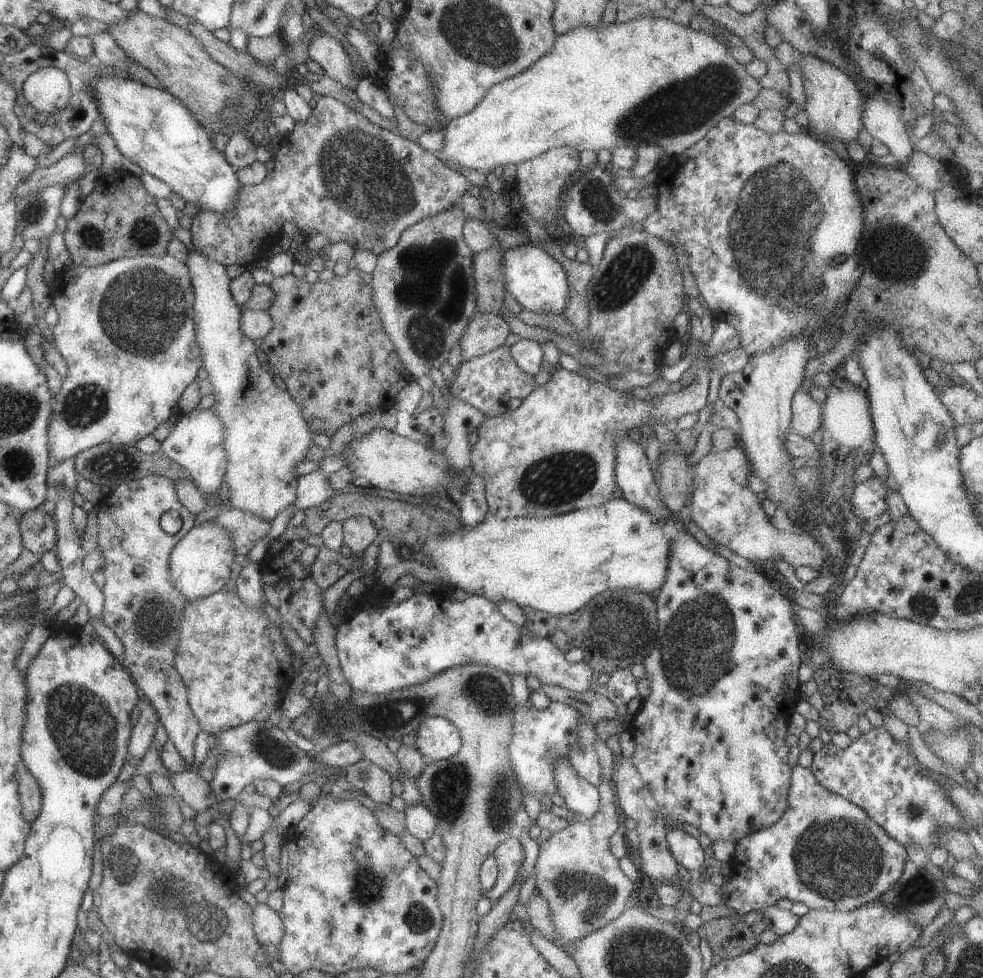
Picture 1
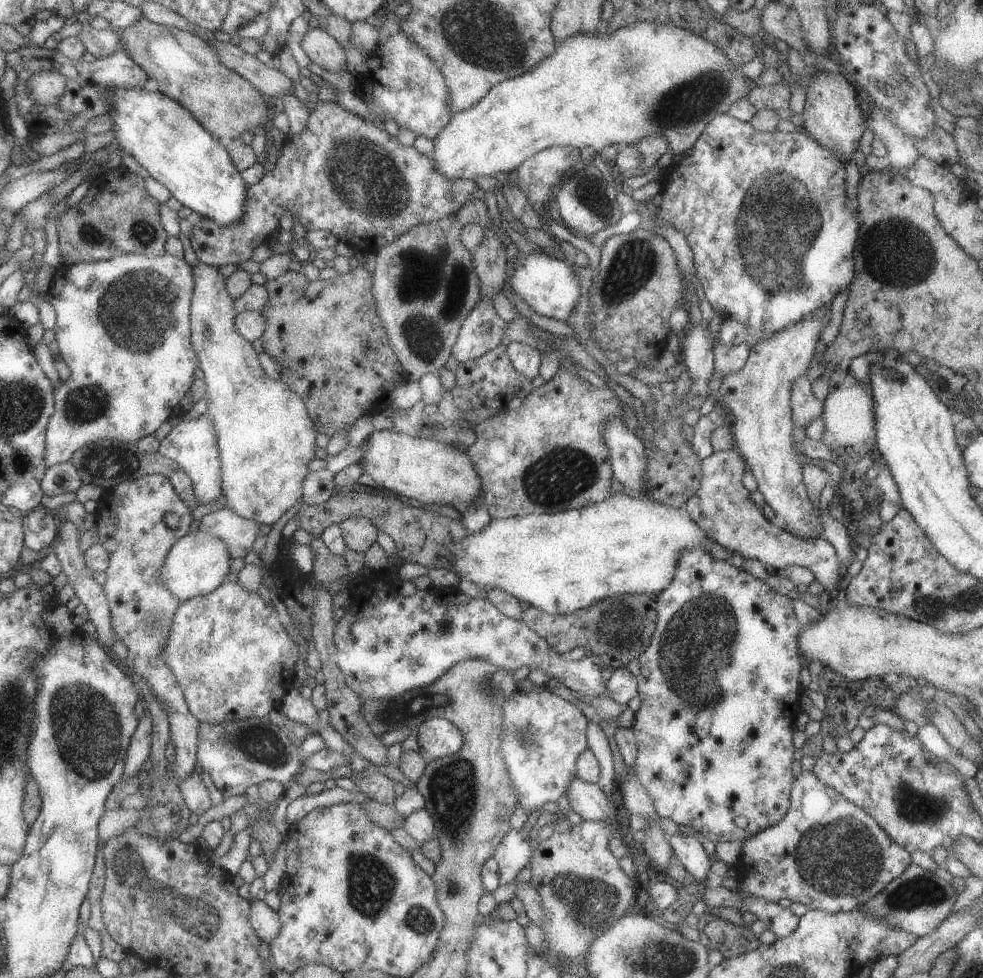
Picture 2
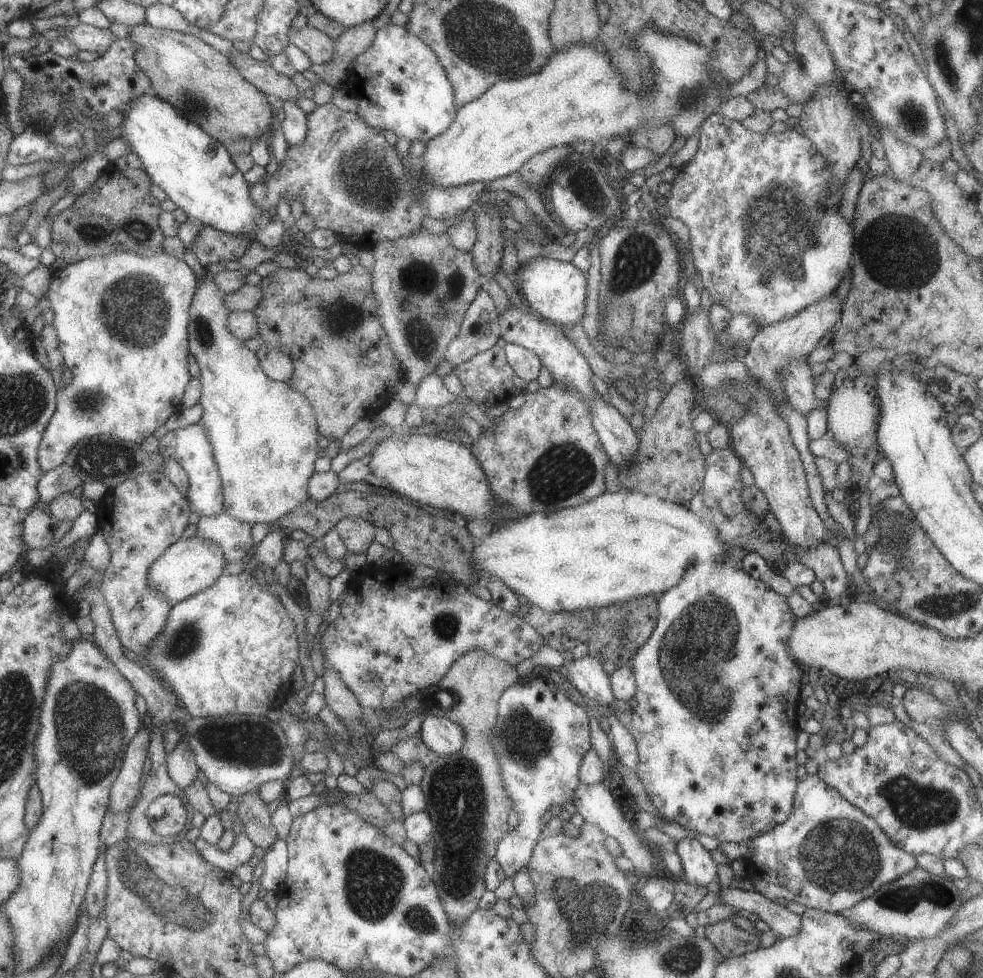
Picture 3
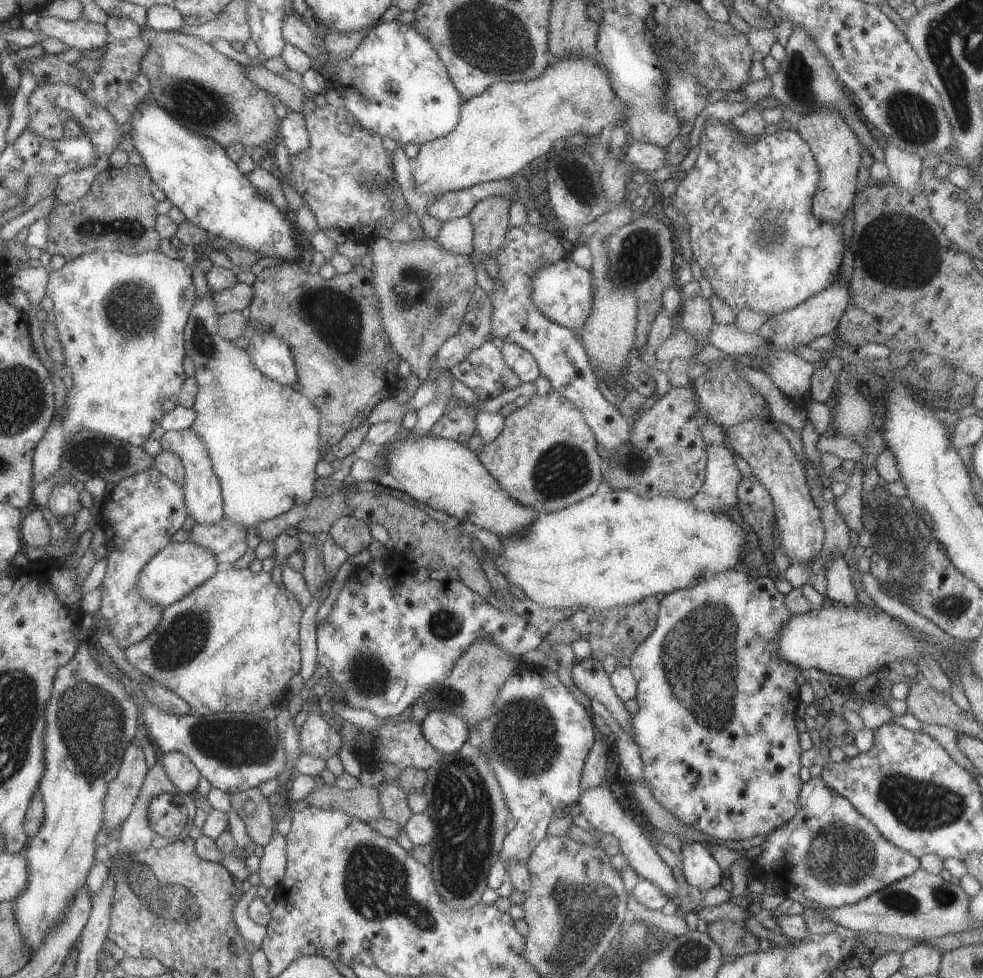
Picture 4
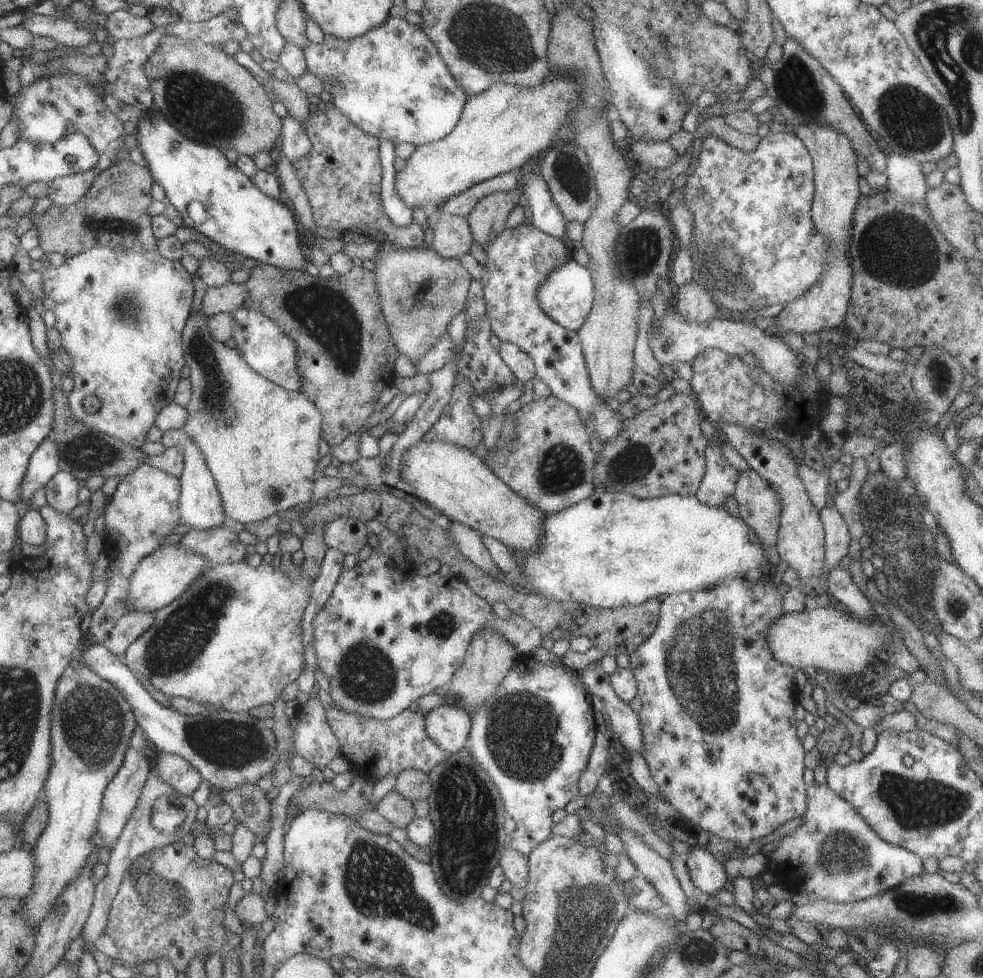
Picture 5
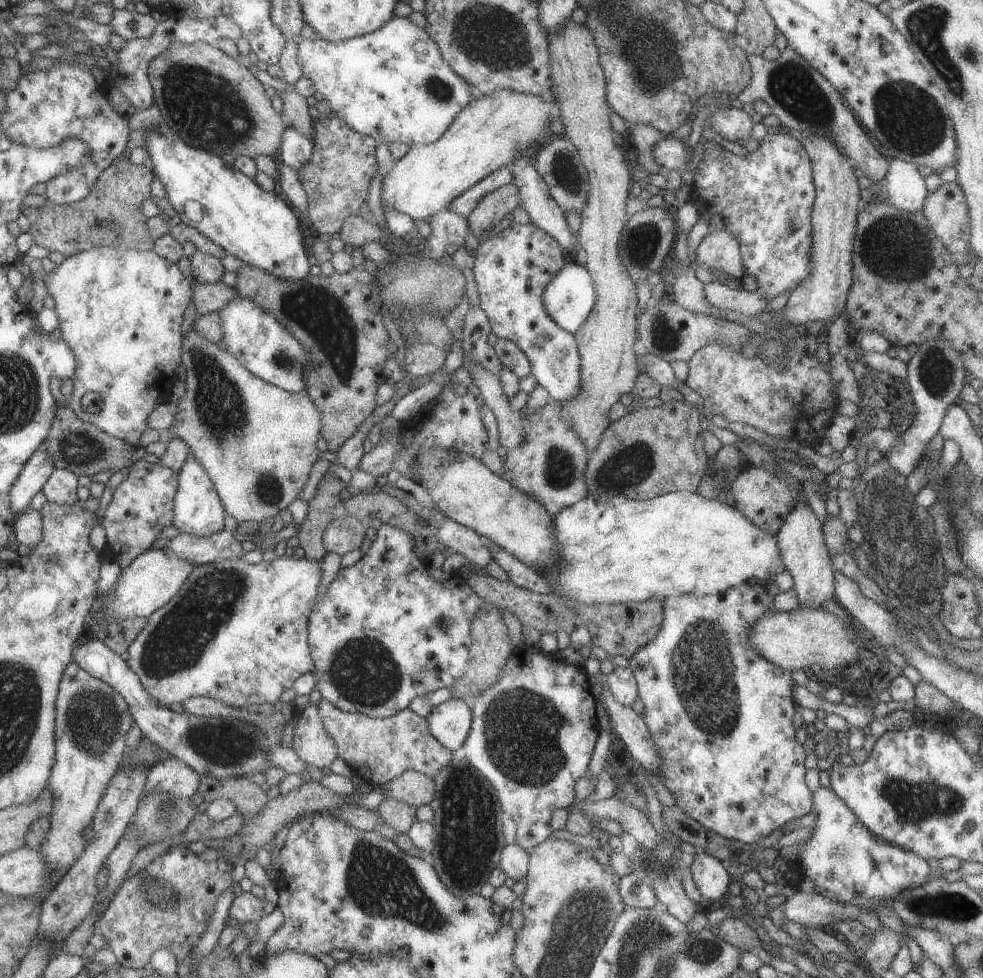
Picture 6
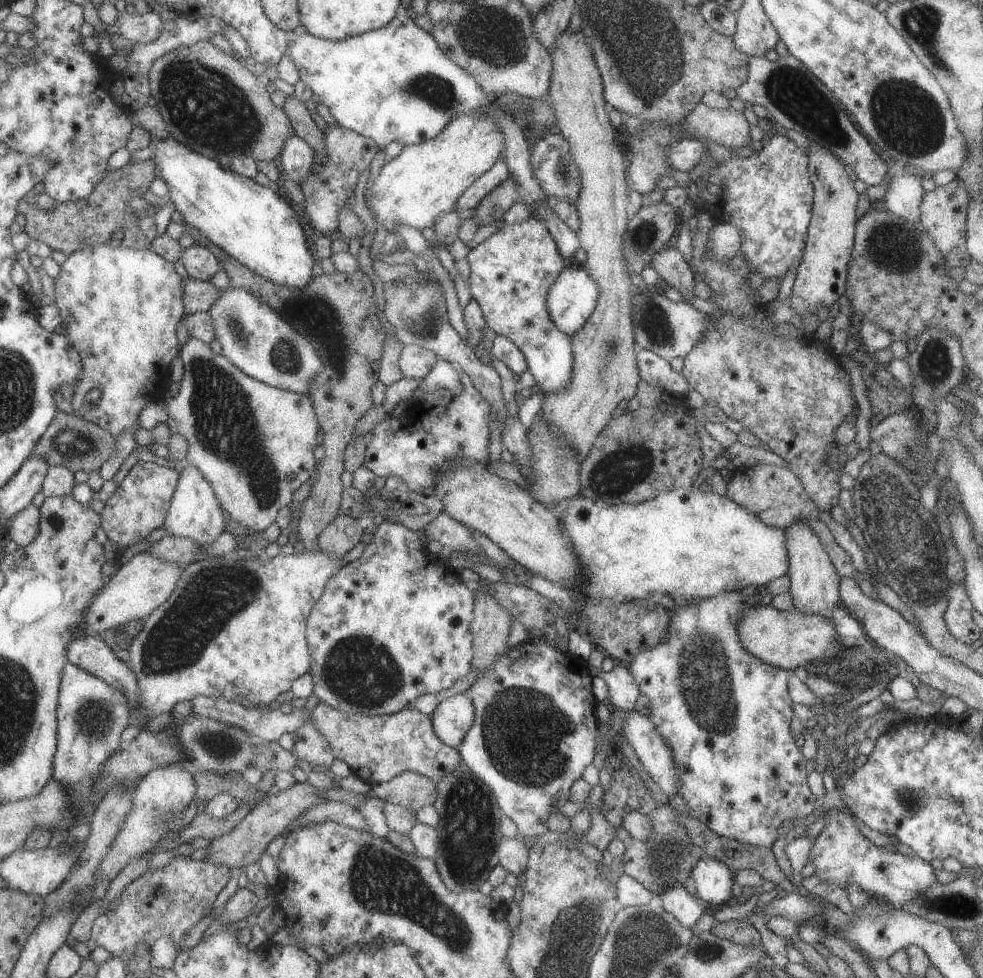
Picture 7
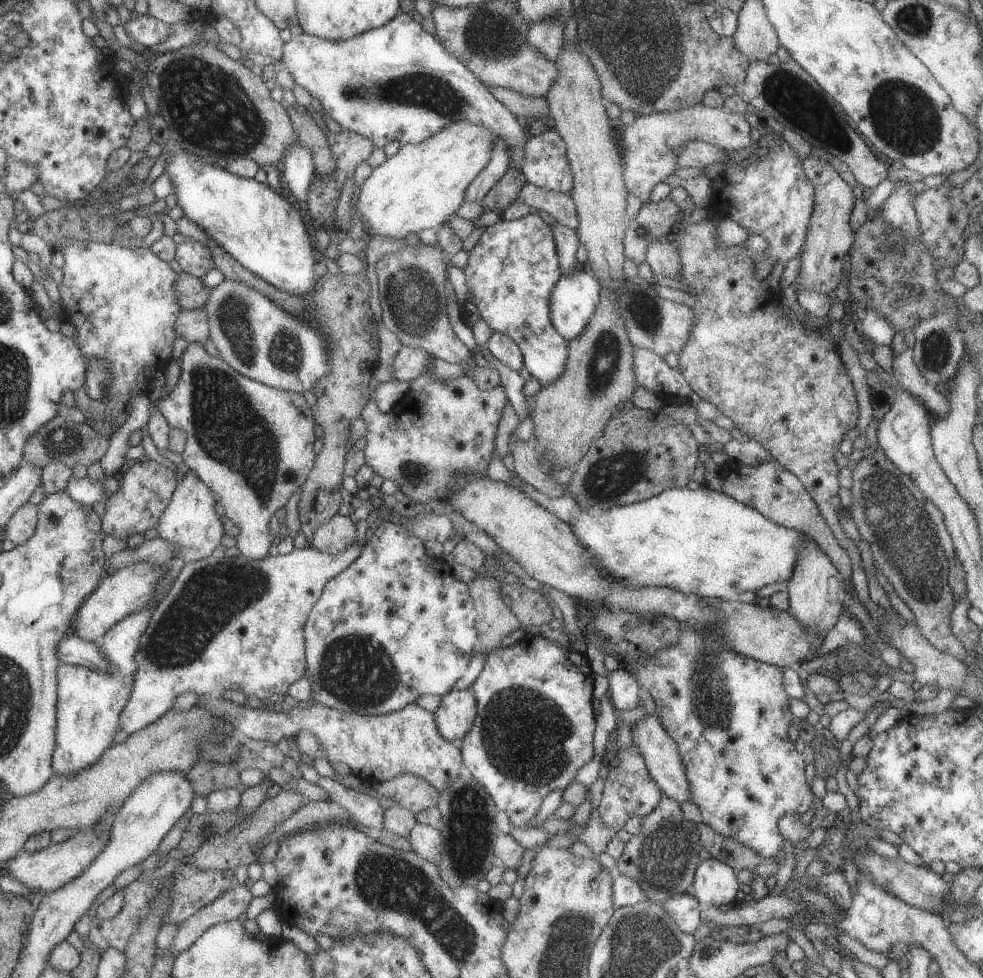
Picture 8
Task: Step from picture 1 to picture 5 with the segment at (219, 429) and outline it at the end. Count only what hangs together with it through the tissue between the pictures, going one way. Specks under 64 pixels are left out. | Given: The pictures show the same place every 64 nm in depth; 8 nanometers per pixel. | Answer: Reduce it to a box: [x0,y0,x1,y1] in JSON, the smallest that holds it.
[160,430,224,530]

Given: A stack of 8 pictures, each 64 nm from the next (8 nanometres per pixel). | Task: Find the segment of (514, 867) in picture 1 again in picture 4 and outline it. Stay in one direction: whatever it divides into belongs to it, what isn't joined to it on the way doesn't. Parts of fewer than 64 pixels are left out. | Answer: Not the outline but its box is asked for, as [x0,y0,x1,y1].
[469,663,596,864]

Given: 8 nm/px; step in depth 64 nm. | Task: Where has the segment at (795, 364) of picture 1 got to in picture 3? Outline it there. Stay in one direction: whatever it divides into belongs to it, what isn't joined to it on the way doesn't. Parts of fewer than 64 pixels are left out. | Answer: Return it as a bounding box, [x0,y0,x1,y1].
[728,292,842,552]

